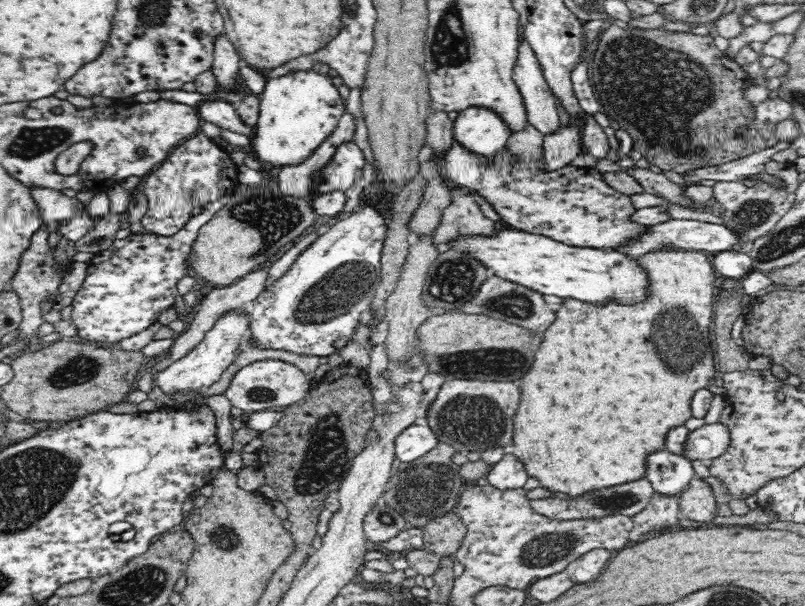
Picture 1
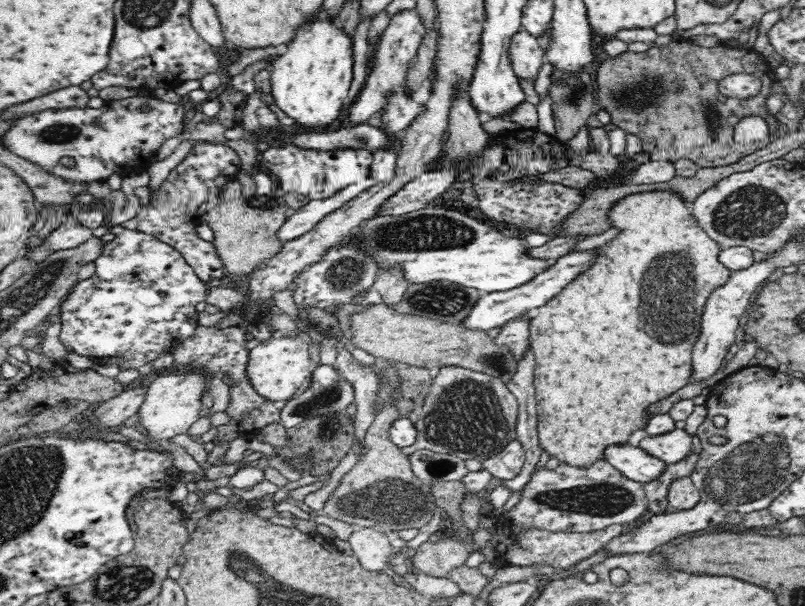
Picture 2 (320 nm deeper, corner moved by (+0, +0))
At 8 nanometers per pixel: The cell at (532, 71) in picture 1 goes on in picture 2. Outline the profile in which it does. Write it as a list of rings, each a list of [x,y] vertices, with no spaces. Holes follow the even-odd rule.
[[[522,28],[511,38],[509,59],[518,77],[534,81],[540,66],[545,61],[545,52],[540,38],[532,36]]]

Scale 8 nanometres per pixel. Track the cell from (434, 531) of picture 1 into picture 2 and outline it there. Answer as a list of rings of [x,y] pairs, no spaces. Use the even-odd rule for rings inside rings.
[[[454,538],[440,539],[437,544],[422,543],[409,559],[412,569],[430,577],[449,578],[450,574],[465,565],[470,549]]]

